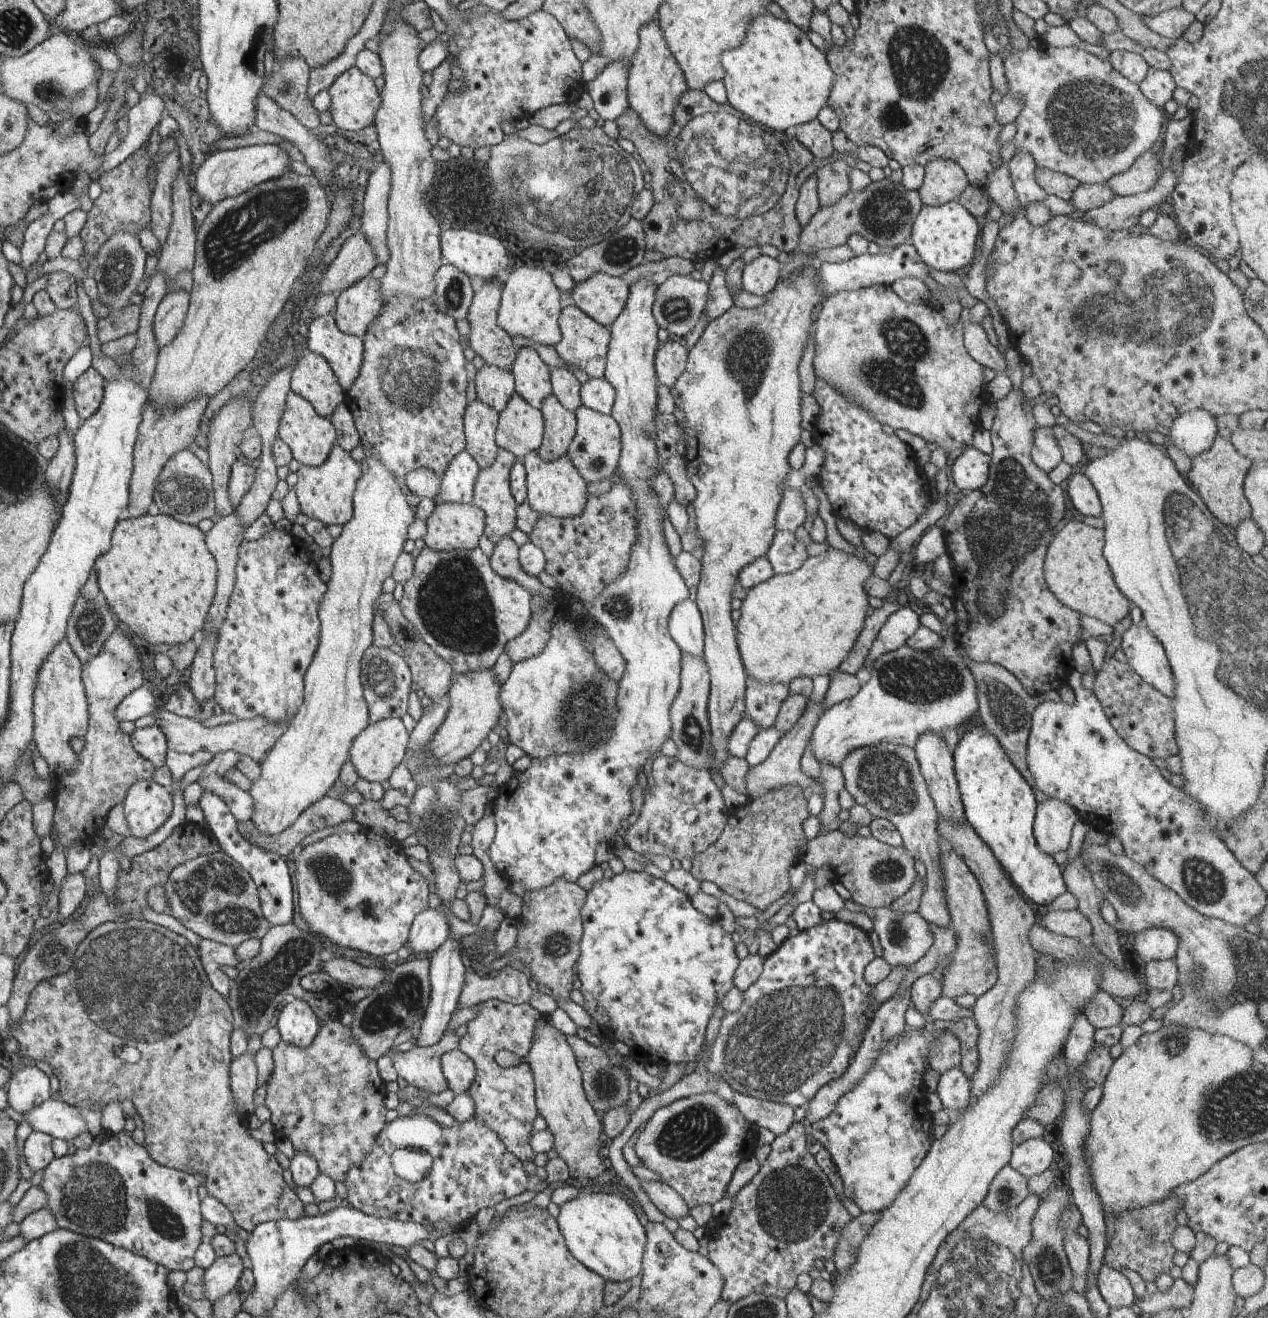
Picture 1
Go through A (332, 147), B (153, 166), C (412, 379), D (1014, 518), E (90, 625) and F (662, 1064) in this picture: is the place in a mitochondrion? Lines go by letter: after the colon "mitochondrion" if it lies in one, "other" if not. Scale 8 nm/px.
A: other
B: other
C: mitochondrion
D: mitochondrion
E: mitochondrion
F: other

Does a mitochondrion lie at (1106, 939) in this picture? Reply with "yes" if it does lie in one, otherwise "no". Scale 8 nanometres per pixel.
no

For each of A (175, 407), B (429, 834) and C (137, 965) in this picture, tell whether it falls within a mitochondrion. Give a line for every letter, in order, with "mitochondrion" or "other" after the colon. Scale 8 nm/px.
A: other
B: mitochondrion
C: mitochondrion

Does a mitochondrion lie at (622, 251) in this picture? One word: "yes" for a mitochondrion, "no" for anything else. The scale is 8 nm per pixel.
yes

